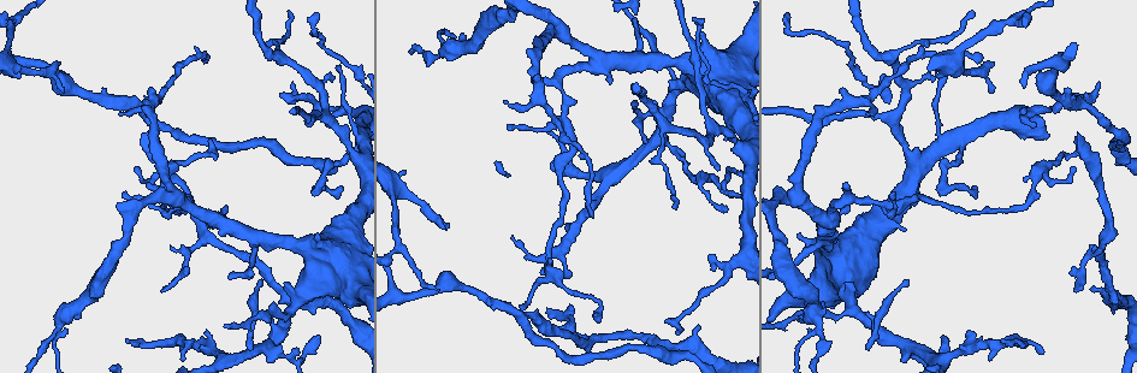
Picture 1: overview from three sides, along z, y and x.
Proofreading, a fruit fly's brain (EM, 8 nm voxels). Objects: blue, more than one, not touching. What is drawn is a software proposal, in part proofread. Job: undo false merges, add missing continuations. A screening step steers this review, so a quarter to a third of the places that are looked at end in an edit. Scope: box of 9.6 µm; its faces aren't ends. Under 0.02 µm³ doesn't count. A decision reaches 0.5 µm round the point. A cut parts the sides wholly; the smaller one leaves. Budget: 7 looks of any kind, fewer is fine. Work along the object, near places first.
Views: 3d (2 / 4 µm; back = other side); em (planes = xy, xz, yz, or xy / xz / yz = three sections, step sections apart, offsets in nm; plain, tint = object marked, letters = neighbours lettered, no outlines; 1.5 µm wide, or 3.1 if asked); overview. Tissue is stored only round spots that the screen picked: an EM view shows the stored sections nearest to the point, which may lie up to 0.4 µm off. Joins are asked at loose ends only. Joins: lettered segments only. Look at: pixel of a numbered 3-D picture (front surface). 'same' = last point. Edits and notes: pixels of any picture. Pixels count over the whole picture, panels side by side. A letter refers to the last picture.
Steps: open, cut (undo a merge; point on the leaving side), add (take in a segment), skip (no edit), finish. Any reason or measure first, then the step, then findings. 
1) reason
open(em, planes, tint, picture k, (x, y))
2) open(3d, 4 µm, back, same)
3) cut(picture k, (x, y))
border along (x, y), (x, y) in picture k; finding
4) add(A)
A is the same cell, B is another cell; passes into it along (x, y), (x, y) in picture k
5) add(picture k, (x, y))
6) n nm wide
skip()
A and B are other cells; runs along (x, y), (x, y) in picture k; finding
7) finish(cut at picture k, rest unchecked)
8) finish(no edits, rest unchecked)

an open end
open(3d, 4 µm, back, picture 1, (318, 232))

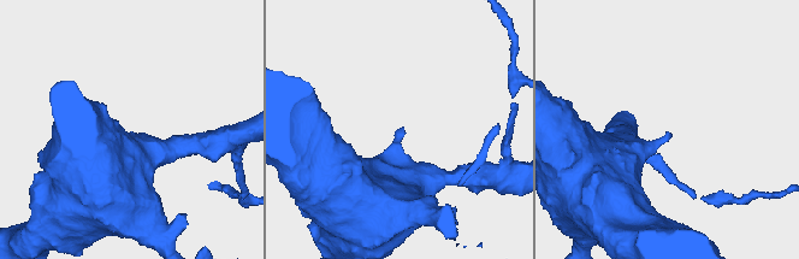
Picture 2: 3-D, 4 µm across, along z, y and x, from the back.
shape alone is not enough
open(em, xz, step 4, tint, picture 2, (666, 131))

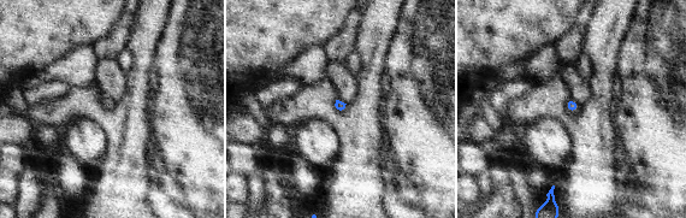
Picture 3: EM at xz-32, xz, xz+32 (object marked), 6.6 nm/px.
cut it another way
open(em, planes, letters, same)

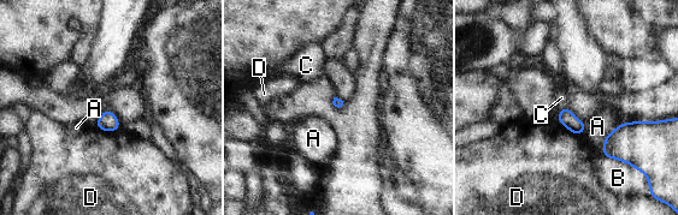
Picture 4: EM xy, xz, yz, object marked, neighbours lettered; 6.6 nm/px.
add(C)
C is the same cell, A, B and D are other cells; passes into it along (565, 117), (564, 107), (561, 97) in picture 4; it goes on there

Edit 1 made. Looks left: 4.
branch stops here
open(3d, 4 µm, picture 1, (593, 313))

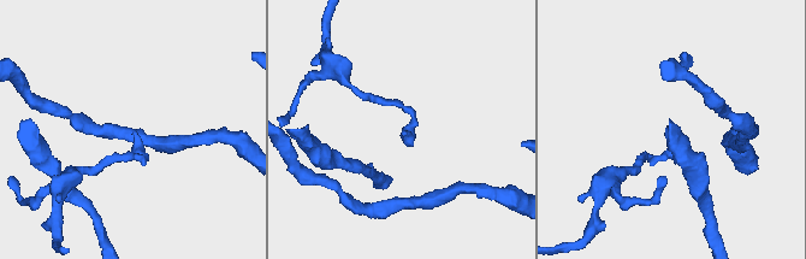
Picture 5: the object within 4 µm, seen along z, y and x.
open(em, xy, step 4, letters, picture 5, (132, 131))

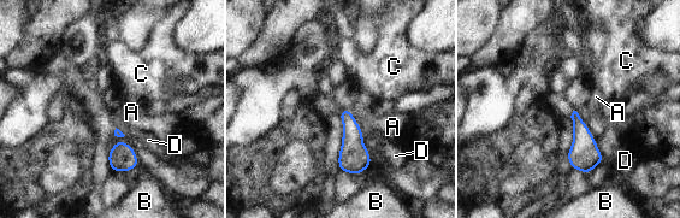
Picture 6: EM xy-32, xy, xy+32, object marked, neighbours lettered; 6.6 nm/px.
open(em, planes, letters, same)

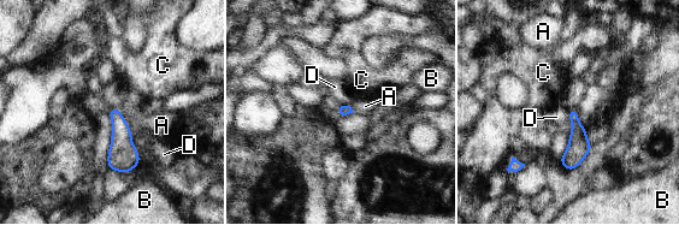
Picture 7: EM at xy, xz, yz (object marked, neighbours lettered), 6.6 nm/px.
A touches over 130 nm
skip()
A, B, C and D are other cells; no lettered segment goes on from it

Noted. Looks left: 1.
finish(add at picture 4, rest unchecked)

